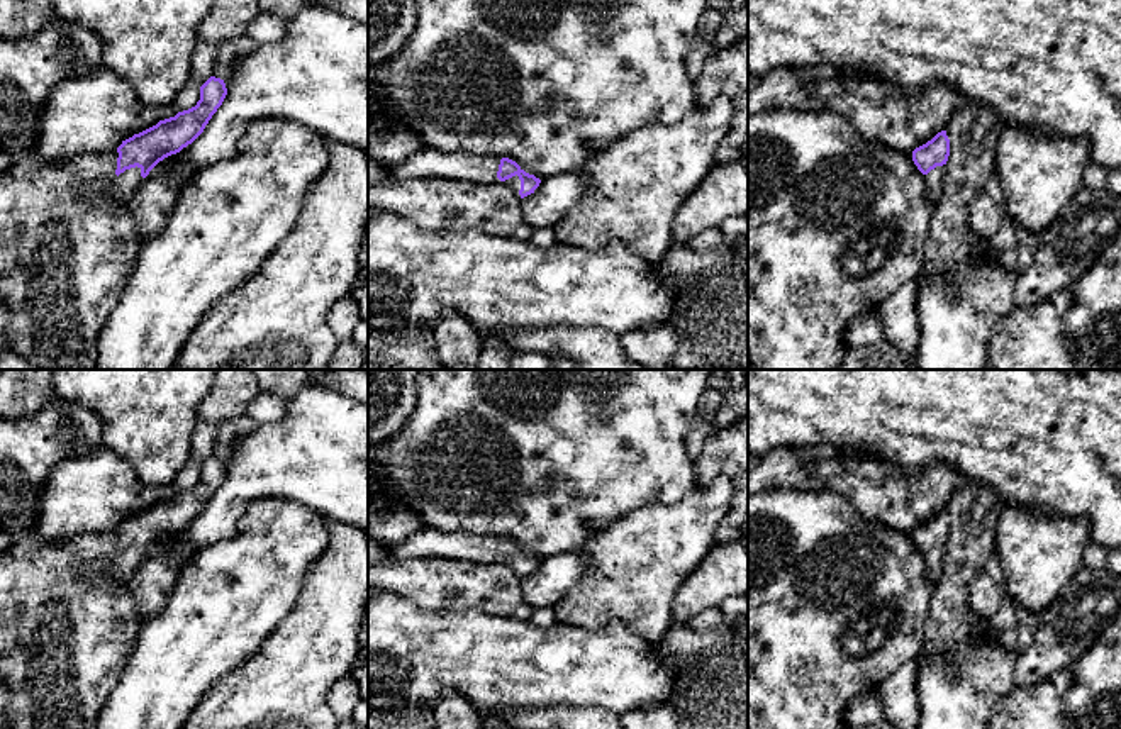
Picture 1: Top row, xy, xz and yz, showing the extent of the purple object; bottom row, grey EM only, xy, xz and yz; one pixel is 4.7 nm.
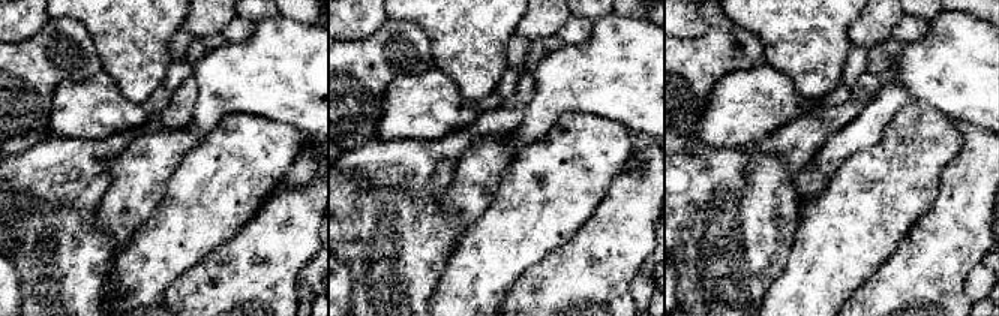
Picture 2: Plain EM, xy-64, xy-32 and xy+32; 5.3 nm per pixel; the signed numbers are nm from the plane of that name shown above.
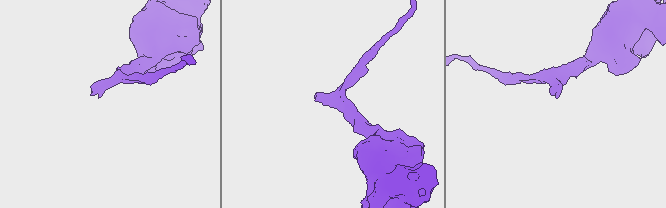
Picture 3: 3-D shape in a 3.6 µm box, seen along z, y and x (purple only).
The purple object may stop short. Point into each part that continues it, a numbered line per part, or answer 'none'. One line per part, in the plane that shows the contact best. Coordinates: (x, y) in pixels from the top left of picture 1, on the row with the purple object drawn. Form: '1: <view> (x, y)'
1: xy (90, 173)

